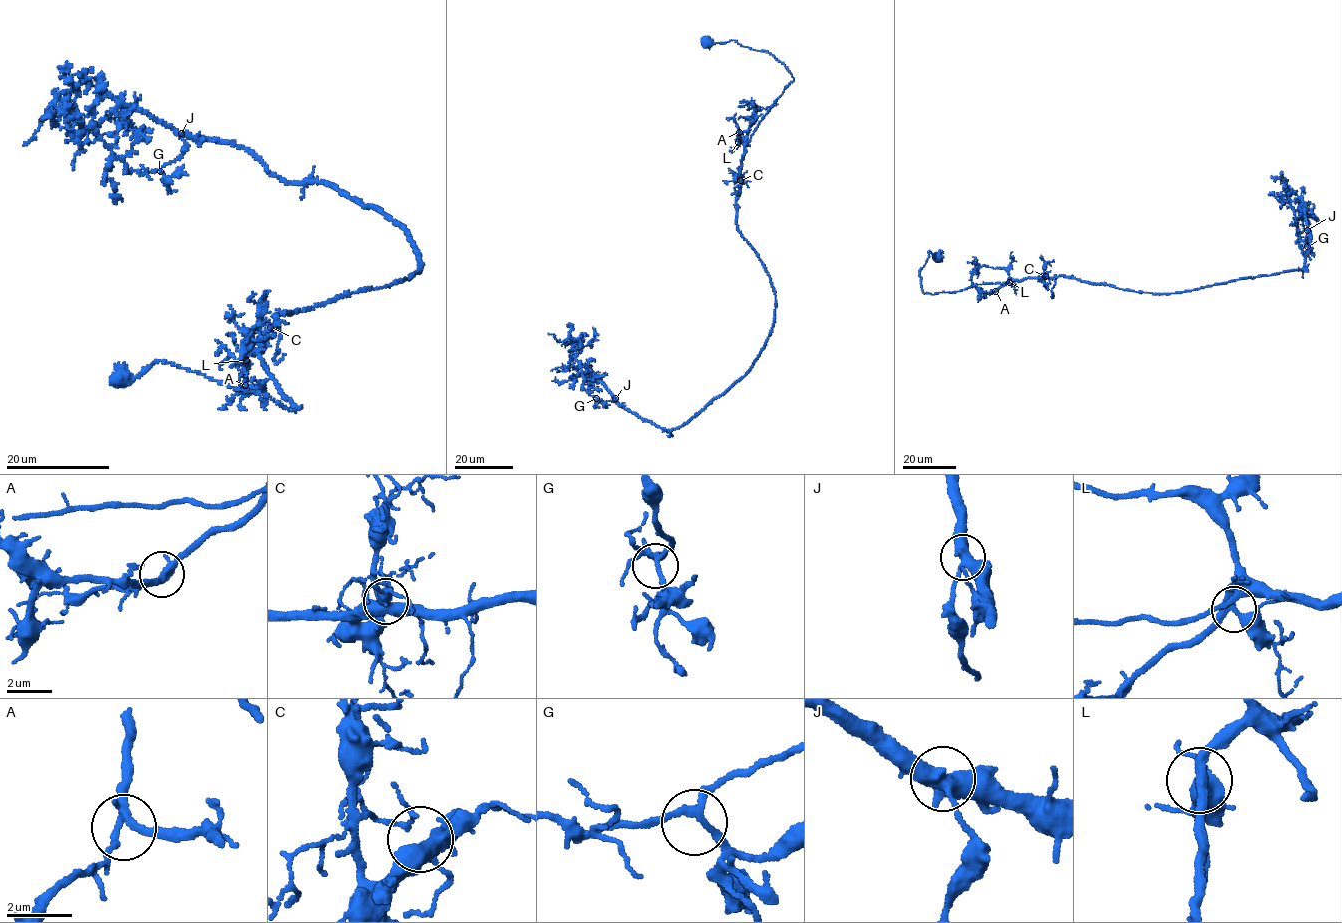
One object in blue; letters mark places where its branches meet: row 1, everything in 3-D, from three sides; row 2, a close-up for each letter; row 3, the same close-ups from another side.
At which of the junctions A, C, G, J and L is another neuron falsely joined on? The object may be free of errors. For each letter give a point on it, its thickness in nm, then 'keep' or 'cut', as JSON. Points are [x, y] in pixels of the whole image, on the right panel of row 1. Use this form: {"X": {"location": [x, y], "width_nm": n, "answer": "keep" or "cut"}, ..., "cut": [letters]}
{"A": {"location": [995, 291], "width_nm": 240, "answer": "keep"}, "C": {"location": [1045, 276], "width_nm": 420, "answer": "keep"}, "G": {"location": [1307, 246], "width_nm": 190, "answer": "keep"}, "J": {"location": [1307, 230], "width_nm": 400, "answer": "cut"}, "L": {"location": [1009, 282], "width_nm": 320, "answer": "keep"}, "cut": ["J"]}

